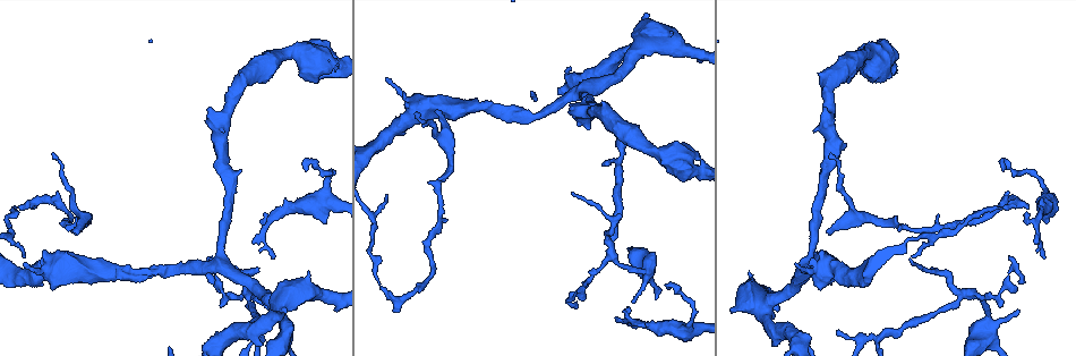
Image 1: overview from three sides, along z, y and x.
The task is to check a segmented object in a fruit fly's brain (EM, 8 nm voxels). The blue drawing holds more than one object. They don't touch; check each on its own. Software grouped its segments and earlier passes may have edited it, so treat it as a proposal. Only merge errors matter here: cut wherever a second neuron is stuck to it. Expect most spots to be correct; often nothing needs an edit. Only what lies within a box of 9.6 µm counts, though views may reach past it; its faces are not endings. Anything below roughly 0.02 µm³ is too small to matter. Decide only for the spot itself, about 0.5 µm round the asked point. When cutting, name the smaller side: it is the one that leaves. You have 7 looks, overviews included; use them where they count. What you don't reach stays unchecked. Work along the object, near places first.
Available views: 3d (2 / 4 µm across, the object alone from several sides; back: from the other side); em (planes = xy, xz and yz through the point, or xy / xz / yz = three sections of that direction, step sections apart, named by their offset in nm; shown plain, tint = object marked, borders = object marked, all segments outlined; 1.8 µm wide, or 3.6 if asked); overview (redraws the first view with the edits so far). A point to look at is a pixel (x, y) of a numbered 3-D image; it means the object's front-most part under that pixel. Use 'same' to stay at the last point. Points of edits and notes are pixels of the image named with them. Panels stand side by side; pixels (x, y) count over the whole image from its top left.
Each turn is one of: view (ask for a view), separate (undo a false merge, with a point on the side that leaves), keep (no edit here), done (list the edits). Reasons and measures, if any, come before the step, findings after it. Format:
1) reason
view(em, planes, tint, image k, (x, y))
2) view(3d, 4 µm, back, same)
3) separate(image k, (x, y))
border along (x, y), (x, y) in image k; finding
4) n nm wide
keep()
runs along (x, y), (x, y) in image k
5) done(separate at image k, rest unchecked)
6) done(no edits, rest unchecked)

sudden change in width
view(3d, 4 µm, image 1, (83, 218))

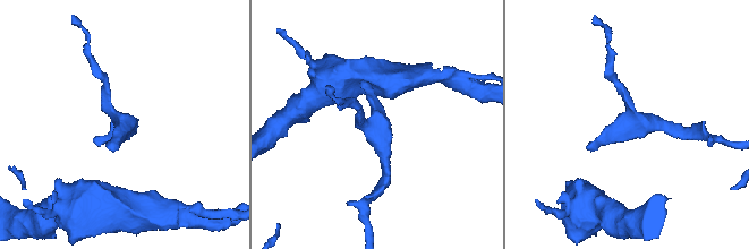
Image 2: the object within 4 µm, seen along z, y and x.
view(em, xy, step 4, tint, image 2, (125, 121))

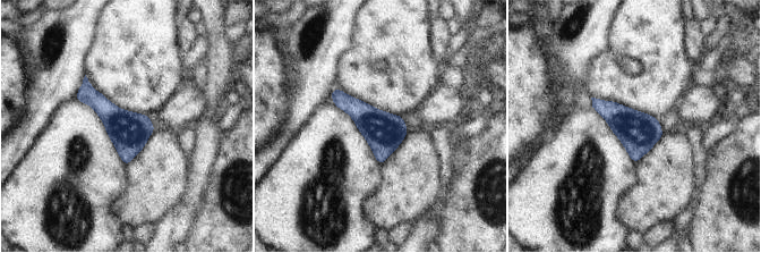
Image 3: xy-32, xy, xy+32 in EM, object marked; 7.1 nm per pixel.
280 nm wide
keep()
continuous, no second neuron

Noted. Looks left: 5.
four-way junction
view(3d, 2 µm, image 1, (976, 295))

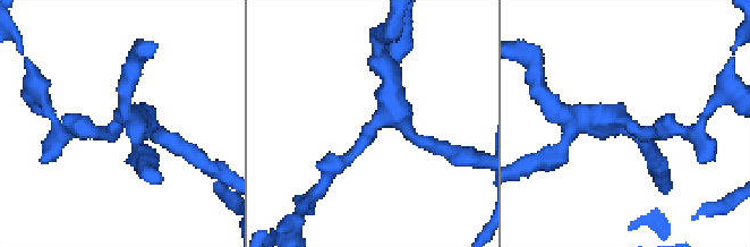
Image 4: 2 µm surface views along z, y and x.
4 arms
view(em, yz, step 8, borders, image 4, (144, 117))

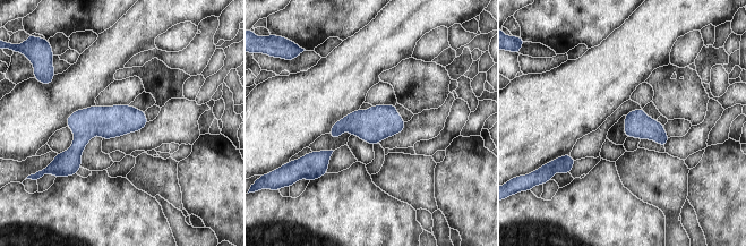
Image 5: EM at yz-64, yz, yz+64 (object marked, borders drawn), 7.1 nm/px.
cut it another way
view(em, planes, borders, same)

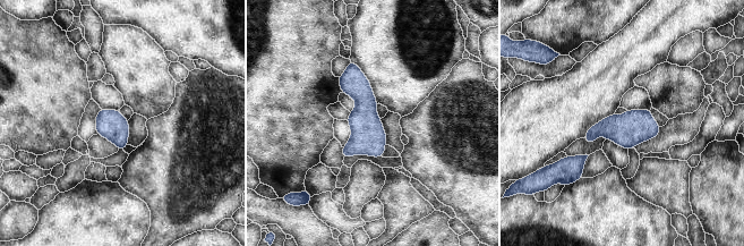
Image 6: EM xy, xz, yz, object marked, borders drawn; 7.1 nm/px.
keep()
runs along (351, 65), (379, 154) in image 6; one neuron here

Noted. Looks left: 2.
three-way junction
view(em, planes, tint, image 1, (683, 330))

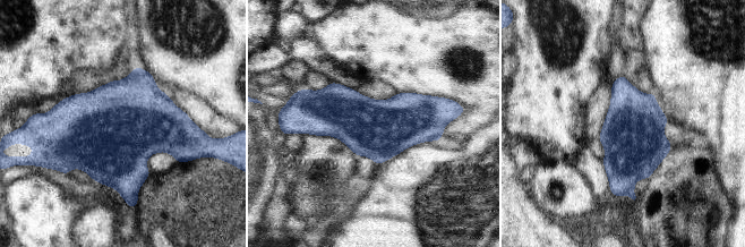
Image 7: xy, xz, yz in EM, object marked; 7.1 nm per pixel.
keep()
continuous, no second neuron

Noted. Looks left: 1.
done(no edits, rest unchecked)

